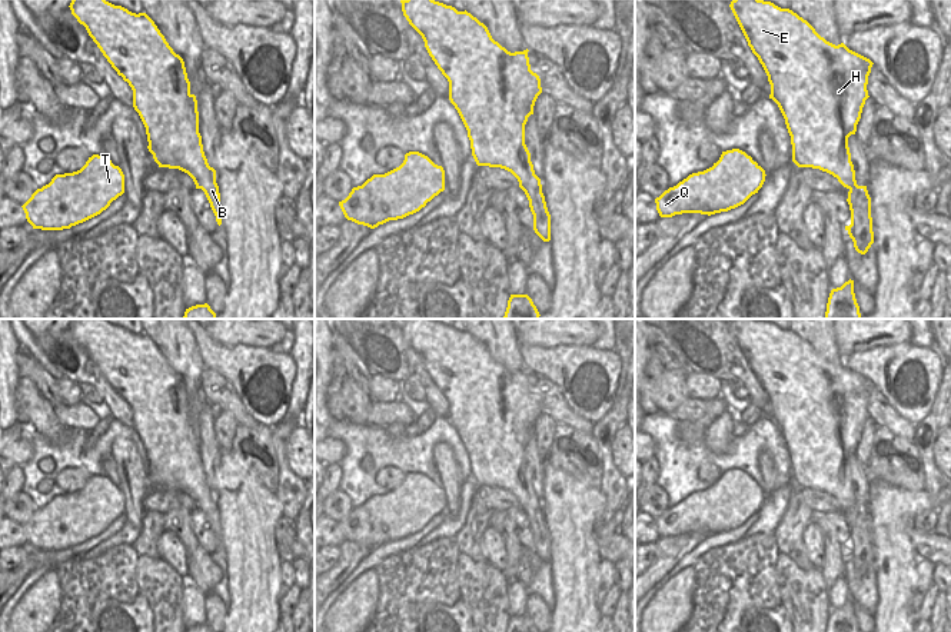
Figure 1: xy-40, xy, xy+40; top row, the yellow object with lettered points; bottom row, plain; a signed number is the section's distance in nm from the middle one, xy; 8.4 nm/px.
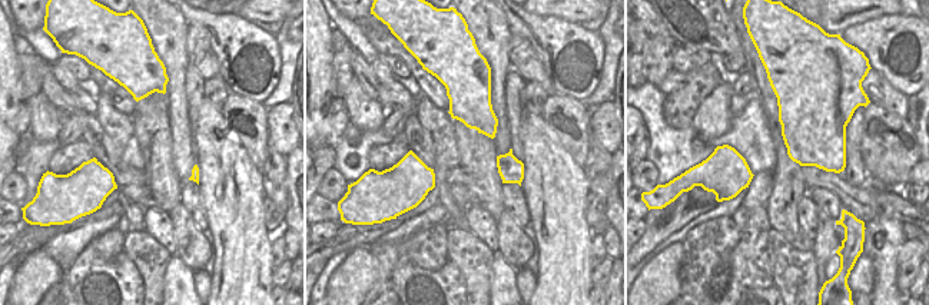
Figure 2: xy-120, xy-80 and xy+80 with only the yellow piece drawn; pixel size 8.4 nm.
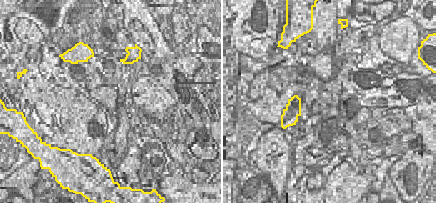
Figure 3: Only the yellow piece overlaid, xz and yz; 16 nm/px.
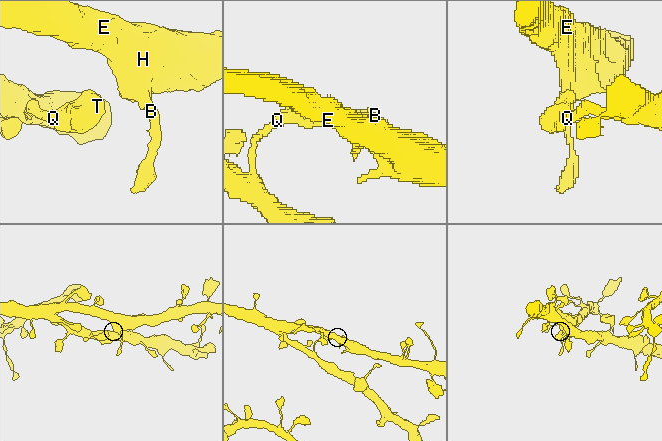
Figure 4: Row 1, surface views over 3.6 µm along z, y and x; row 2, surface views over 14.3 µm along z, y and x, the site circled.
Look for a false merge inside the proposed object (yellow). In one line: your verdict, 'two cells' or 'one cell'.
one cell

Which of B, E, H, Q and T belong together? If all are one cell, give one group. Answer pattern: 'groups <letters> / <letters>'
groups B E H Q T

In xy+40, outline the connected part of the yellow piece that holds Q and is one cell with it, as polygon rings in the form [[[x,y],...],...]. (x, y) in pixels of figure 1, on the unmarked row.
[[[722,472],[712,488],[692,493],[655,519],[661,538],[715,535],[744,525],[765,502],[765,490],[745,472]]]

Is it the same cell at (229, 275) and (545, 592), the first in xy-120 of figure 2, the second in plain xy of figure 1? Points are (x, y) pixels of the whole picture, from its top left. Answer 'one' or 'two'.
two

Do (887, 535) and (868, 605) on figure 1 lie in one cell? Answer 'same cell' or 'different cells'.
different cells

